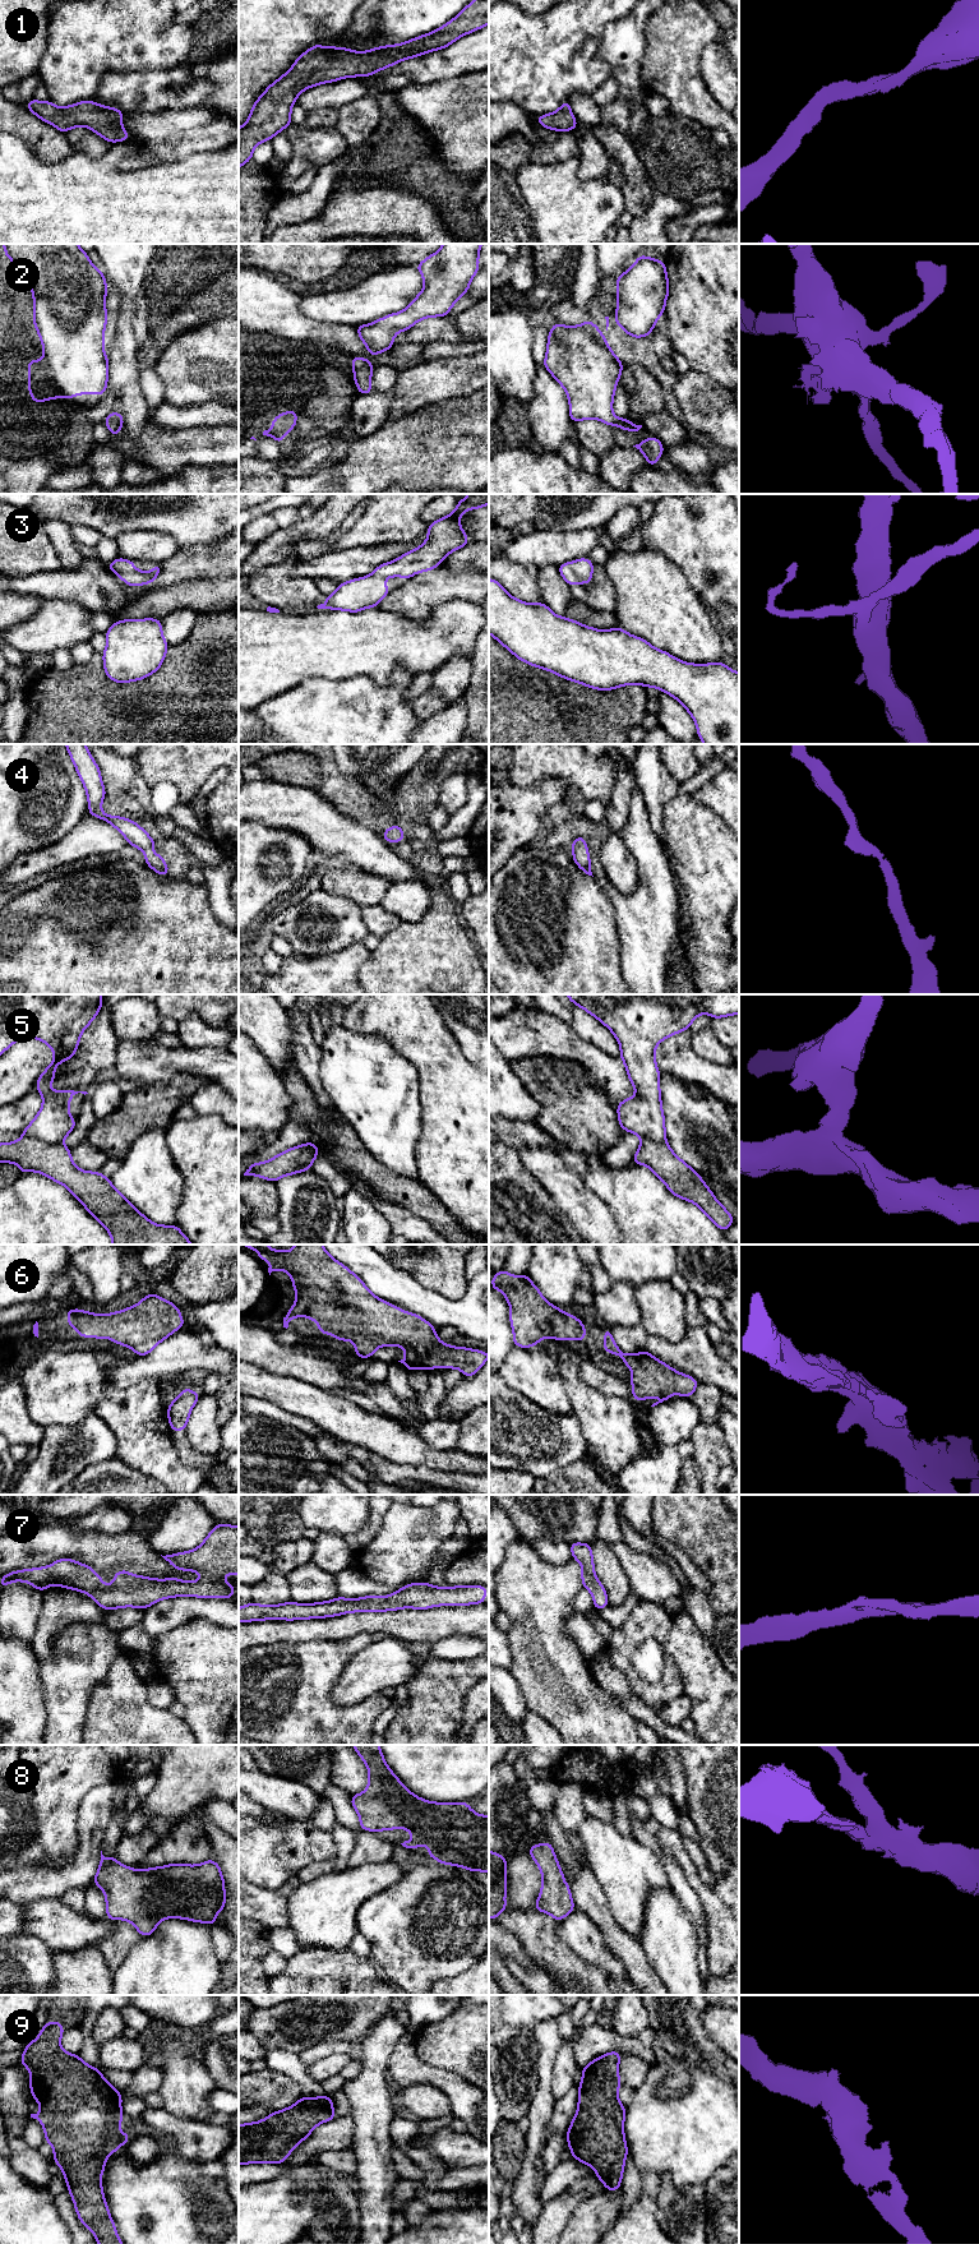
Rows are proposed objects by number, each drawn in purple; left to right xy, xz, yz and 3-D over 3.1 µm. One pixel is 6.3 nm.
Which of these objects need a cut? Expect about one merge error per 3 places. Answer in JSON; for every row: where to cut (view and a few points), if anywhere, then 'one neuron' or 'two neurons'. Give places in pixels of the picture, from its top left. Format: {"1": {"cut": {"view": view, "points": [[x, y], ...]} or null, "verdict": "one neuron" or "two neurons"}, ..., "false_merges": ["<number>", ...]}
{"1": {"cut": null, "verdict": "one neuron"}, "2": {"cut": null, "verdict": "one neuron"}, "3": {"cut": null, "verdict": "one neuron"}, "4": {"cut": null, "verdict": "one neuron"}, "5": {"cut": {"view": "xy", "points": [[23, 1134], [50, 1143], [61, 1143]]}, "verdict": "two neurons"}, "6": {"cut": null, "verdict": "one neuron"}, "7": {"cut": null, "verdict": "one neuron"}, "8": {"cut": null, "verdict": "one neuron"}, "9": {"cut": null, "verdict": "one neuron"}, "false_merges": ["5"]}

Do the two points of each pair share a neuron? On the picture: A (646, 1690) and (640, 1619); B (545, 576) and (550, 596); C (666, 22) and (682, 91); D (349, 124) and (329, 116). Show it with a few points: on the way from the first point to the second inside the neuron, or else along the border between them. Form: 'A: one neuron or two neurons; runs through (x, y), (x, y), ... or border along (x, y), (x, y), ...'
A: one neuron; runs through (629, 1672), (626, 1667), (626, 1639), (628, 1637)
B: one neuron; runs through (550, 581), (550, 591)
C: one neuron; runs through (673, 38), (673, 70), (675, 74)
D: two neurons; border along (338, 109), (338, 120), (333, 127)

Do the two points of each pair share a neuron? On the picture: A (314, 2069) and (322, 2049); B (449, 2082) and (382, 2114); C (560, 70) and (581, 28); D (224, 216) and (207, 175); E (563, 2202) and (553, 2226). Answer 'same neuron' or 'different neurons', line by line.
A: different neurons
B: different neurons
C: same neuron
D: same neuron
E: same neuron

